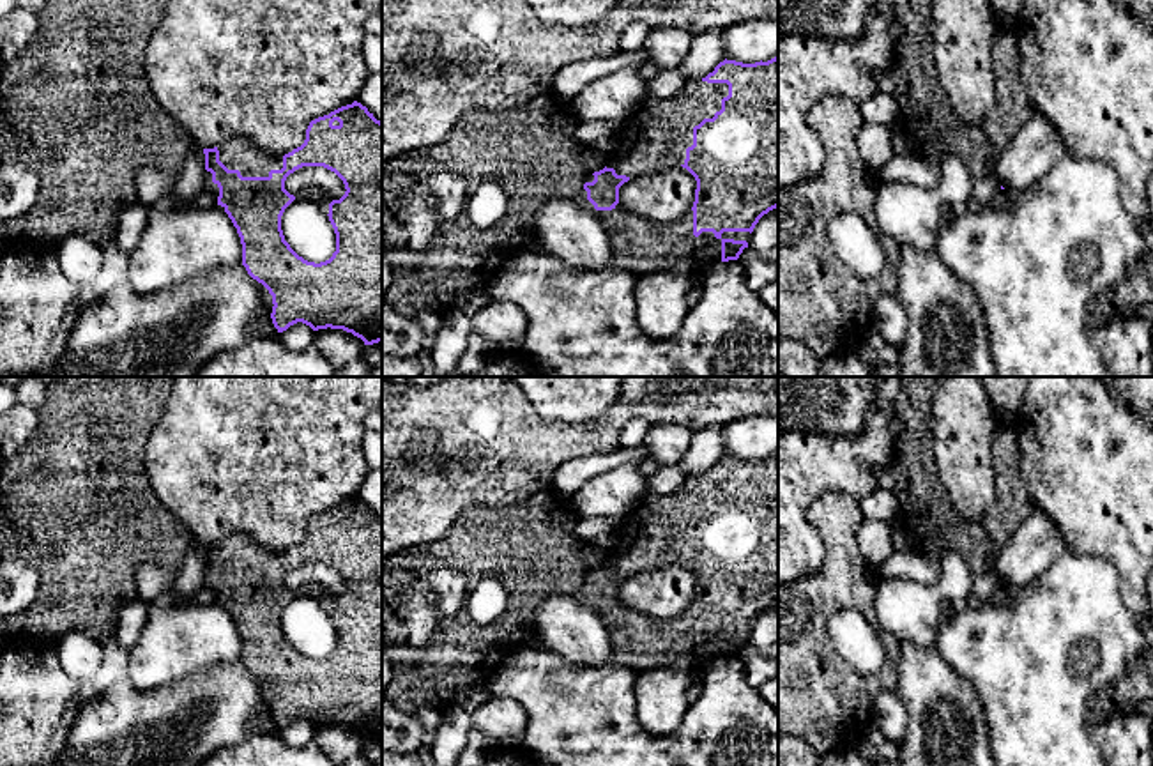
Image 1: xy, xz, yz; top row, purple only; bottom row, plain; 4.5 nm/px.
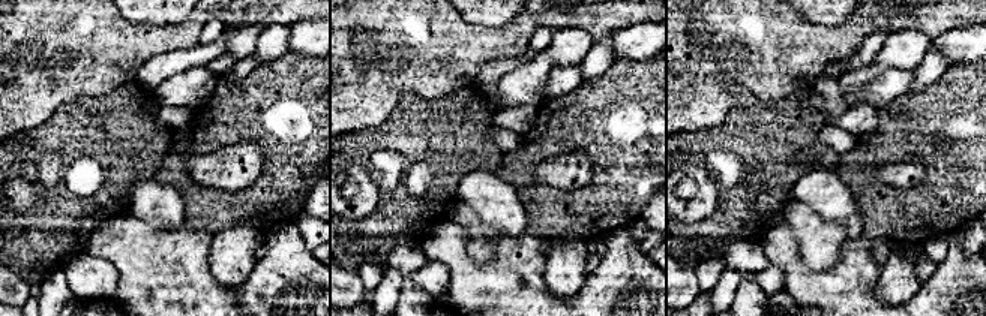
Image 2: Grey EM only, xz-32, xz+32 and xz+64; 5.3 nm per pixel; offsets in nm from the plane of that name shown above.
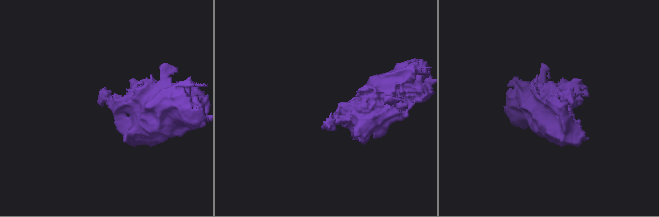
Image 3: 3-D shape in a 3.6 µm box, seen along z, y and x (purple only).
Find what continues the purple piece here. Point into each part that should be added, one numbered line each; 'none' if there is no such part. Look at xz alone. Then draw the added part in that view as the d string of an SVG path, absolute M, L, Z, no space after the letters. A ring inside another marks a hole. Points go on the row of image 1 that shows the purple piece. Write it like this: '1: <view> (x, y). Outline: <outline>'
1: xz (653, 138). Outline: M684 81L663 101L638 104L622 122L615 150L605 166L617 175L638 179L684 165L686 149L693 145L693 127L713 119L729 96L727 83Z
2: xz (639, 245). Outline: M587 191L575 198L576 205L592 212L603 225L610 241L610 267L635 272L637 276L656 271L684 271L700 278L707 269L722 262L722 241L750 241L750 232L723 232L720 239L713 232L693 235L693 211L672 221L654 221L640 214L624 212L617 203L612 211L596 211L587 200Z

